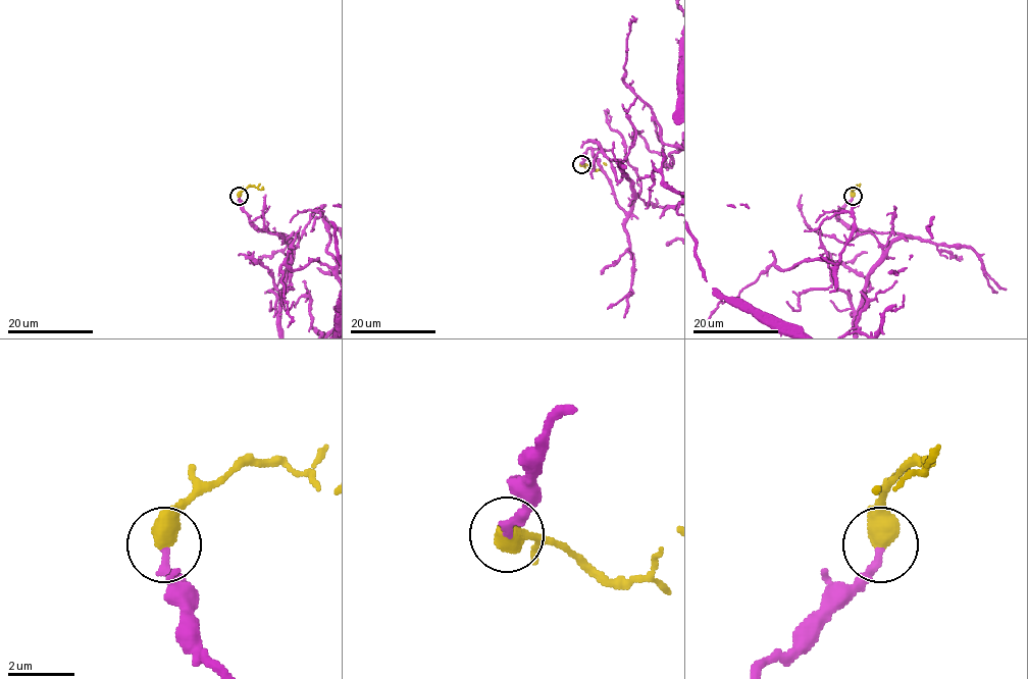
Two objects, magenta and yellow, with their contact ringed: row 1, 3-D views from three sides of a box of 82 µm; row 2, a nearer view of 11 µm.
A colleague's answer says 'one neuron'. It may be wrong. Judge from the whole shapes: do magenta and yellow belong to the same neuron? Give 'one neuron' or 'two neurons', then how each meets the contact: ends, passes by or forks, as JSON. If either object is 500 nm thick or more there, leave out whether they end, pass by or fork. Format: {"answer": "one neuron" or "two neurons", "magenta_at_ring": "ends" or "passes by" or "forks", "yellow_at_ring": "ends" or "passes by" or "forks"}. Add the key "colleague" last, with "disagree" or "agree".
{"answer": "one neuron", "colleague": "agree"}

